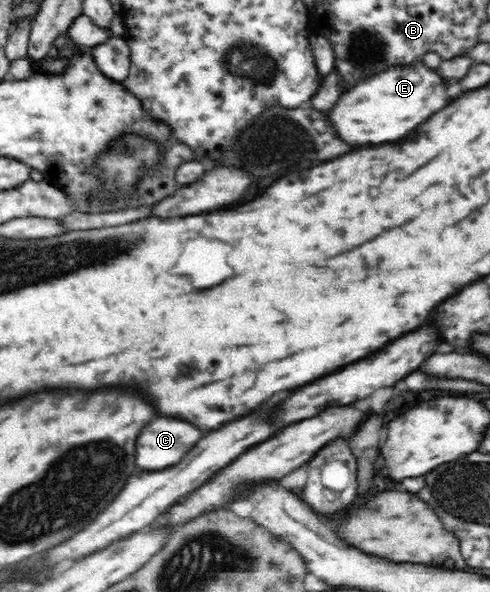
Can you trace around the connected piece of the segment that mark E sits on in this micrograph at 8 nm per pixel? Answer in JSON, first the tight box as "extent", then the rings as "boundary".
{"extent":[330,61,452,145],"boundary":[[[423,61],[412,62],[389,67],[354,85],[330,111],[330,119],[344,141],[352,145],[378,145],[408,135],[450,101],[452,97],[448,95],[442,73],[438,75],[438,71],[426,67]]]}

